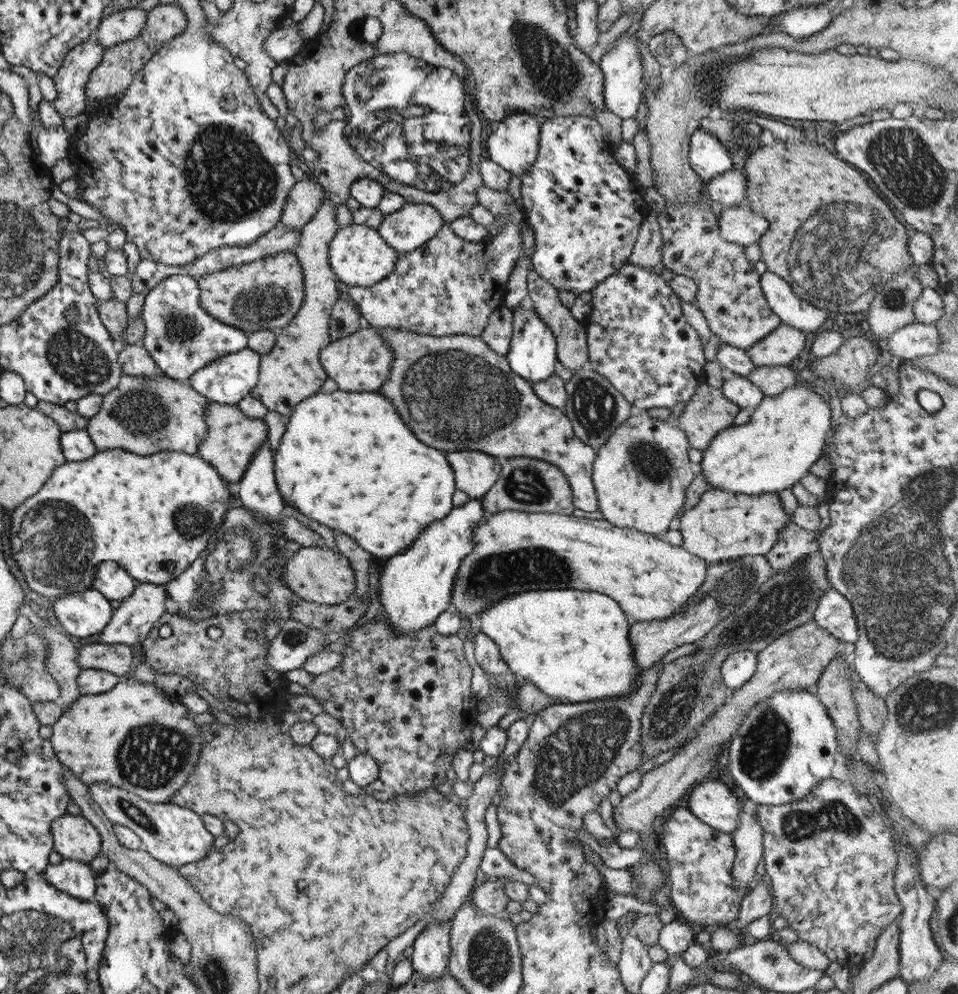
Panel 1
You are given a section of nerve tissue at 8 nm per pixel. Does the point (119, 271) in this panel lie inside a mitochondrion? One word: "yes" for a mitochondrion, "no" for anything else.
no

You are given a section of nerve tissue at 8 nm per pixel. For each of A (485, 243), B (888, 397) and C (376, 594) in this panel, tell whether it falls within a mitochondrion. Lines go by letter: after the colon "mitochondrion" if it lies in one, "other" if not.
A: other
B: other
C: other

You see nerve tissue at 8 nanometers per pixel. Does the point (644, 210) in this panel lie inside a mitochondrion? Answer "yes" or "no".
no

